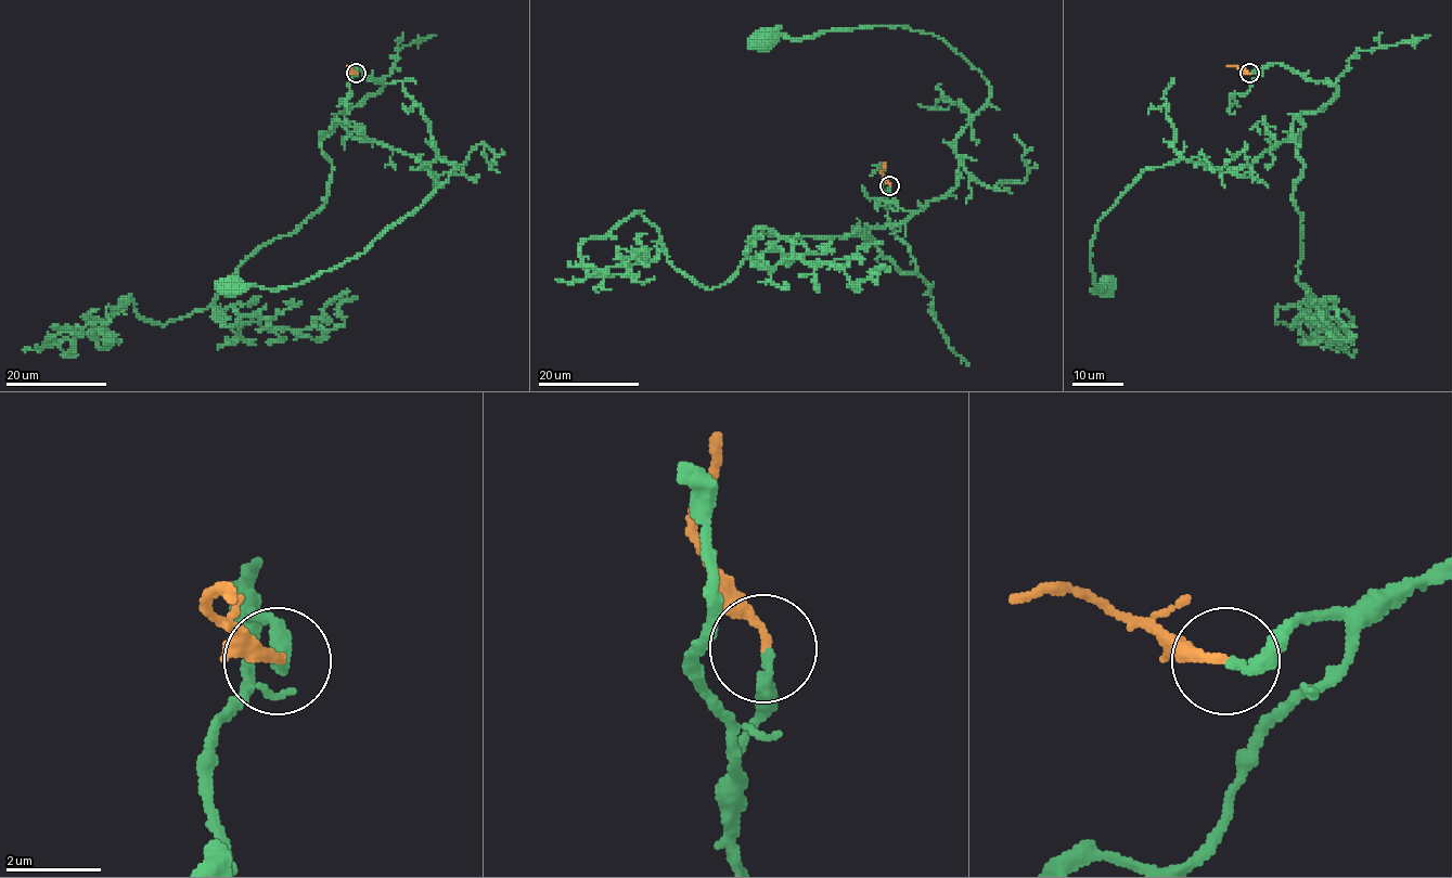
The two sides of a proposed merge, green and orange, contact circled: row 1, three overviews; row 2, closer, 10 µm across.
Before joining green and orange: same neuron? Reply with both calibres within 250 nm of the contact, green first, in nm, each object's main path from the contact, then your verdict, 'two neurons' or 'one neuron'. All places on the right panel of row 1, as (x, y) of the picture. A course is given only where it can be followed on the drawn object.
240 nm thick on the green side, 200 nm on the other; green runs (1249, 73), (1281, 64), (1338, 90), (1249, 166), (1146, 168), (1097, 223), (1090, 265), (1105, 287); orange runs (1249, 73), (1226, 66); one neuron

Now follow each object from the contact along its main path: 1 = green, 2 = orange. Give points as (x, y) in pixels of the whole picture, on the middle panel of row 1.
1: (889, 184), (912, 273), (871, 229), (956, 184), (980, 74), (896, 26), (762, 40)
2: (889, 184), (882, 173), (884, 162)

